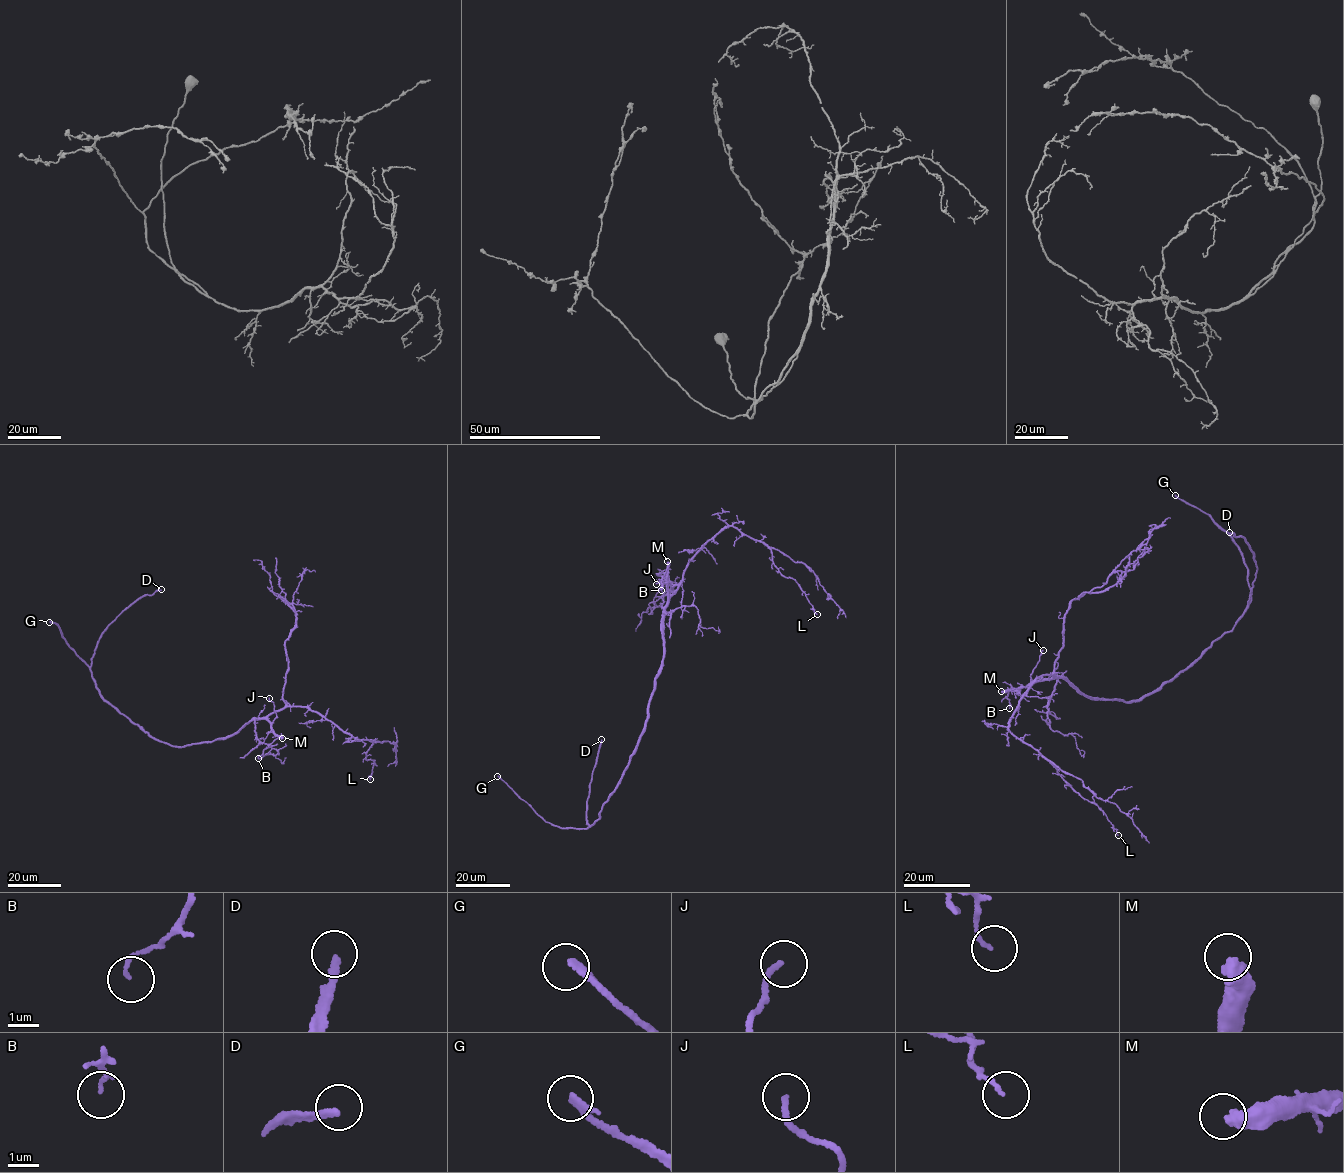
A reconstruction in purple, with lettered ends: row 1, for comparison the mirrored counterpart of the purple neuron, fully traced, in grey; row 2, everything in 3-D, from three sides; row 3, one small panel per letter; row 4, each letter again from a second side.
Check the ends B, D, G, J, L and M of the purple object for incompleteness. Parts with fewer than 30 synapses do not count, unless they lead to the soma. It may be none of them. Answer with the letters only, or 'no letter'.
D, G, M

